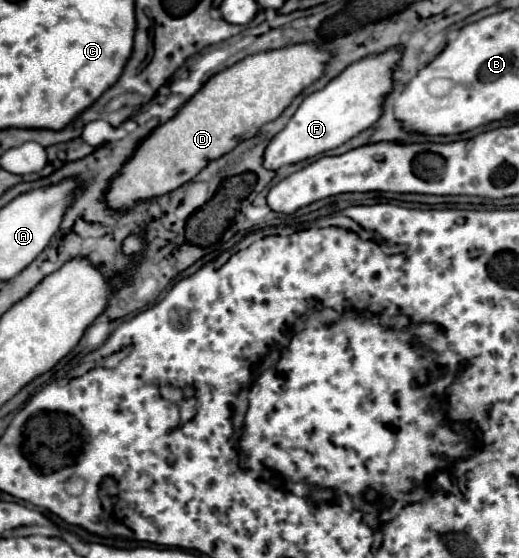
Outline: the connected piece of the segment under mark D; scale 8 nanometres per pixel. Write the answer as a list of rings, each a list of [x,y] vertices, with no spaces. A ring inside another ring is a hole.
[[[294,43],[272,51],[260,51],[254,55],[244,57],[242,61],[234,63],[232,67],[226,67],[224,71],[212,75],[180,109],[174,117],[158,125],[134,151],[134,155],[122,165],[118,177],[110,181],[110,189],[106,189],[102,201],[106,201],[108,209],[114,211],[128,211],[138,201],[154,199],[160,195],[166,195],[184,183],[192,181],[210,161],[230,153],[240,141],[250,139],[256,135],[256,131],[268,123],[274,121],[290,103],[292,99],[310,87],[314,81],[318,81],[330,61],[332,53],[318,49],[318,45],[310,43]]]

